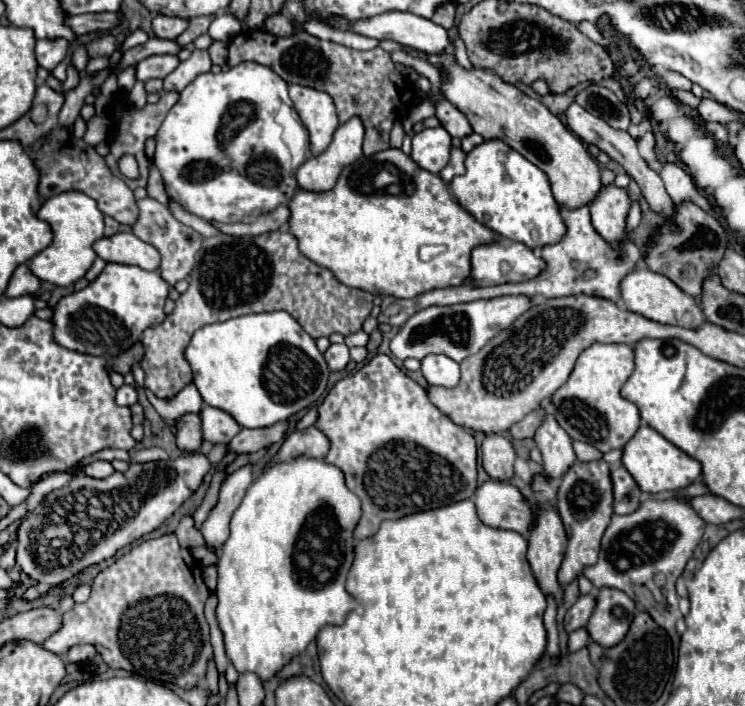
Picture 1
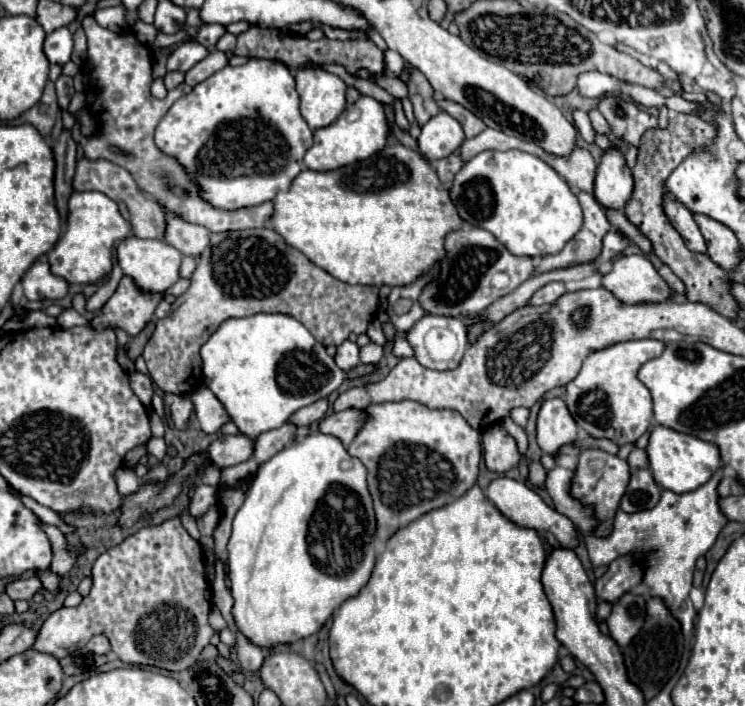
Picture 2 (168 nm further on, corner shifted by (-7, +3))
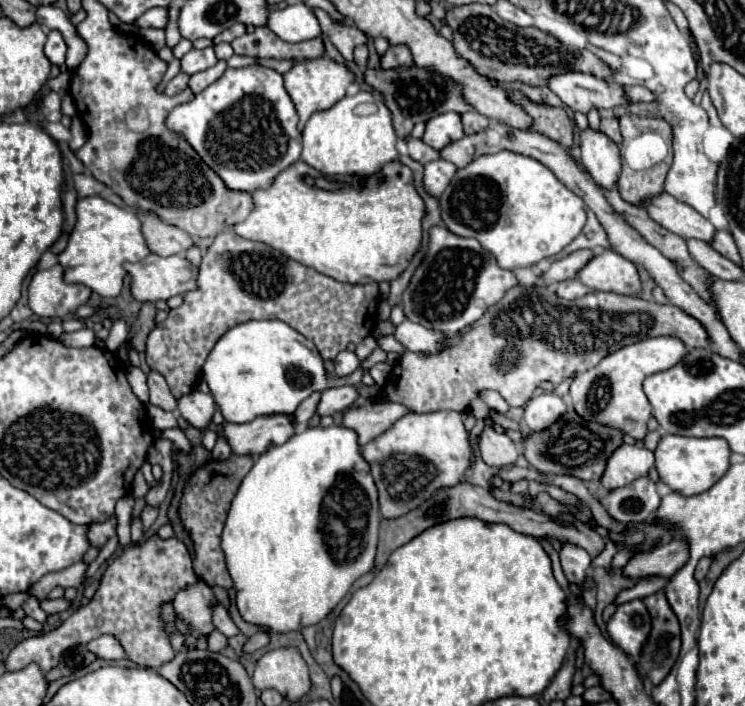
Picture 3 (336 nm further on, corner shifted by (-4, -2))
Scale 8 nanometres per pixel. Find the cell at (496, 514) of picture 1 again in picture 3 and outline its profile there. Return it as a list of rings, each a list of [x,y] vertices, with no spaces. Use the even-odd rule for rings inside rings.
[[[563,543],[559,555],[561,555],[561,567],[565,571],[567,581],[583,585],[591,563],[591,555],[585,549],[579,549],[577,545],[571,545],[571,543]]]

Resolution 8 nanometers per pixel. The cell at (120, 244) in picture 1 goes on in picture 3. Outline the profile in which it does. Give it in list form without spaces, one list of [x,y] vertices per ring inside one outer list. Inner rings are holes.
[[[149,253],[145,259],[137,263],[123,265],[131,275],[131,295],[139,301],[159,301],[169,299],[177,293],[185,293],[195,289],[195,271],[191,263],[181,255],[159,257]]]

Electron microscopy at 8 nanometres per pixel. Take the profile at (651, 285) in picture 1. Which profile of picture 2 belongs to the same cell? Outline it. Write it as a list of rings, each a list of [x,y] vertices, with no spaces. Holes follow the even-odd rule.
[[[642,254],[618,256],[612,262],[612,268],[602,274],[602,286],[626,304],[662,302],[670,296],[668,284]]]

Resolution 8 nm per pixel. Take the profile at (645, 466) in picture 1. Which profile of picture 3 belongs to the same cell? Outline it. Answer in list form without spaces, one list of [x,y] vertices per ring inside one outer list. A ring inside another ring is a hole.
[[[663,435],[655,449],[655,469],[659,479],[671,487],[671,491],[679,495],[699,495],[715,485],[725,471],[729,469],[729,445],[719,437],[711,439],[695,439],[695,437],[681,437],[681,435]]]

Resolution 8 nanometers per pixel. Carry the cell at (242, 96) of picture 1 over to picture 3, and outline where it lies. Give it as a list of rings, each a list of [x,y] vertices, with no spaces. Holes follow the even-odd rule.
[[[263,65],[227,69],[223,77],[197,93],[193,101],[177,105],[165,125],[181,135],[231,191],[253,193],[255,189],[267,189],[301,155],[297,111],[283,85],[283,75]],[[223,153],[231,159],[221,159]]]

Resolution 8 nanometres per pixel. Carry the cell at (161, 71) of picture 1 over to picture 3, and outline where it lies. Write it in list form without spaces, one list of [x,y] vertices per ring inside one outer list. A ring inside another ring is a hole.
[[[207,47],[203,51],[191,49],[179,61],[181,61],[181,71],[187,75],[193,75],[193,73],[199,73],[199,71],[213,67],[217,63],[217,57],[215,57],[213,47]]]

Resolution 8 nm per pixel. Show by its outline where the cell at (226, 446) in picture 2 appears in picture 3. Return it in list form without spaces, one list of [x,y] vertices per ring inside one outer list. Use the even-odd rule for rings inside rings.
[[[291,415],[257,417],[251,423],[223,425],[223,435],[233,453],[247,453],[253,457],[263,455],[271,445],[283,445],[295,433]]]

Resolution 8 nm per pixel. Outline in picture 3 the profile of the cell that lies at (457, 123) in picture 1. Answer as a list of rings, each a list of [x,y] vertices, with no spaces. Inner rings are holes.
[[[467,111],[461,115],[461,121],[463,121],[463,127],[465,127],[465,135],[473,135],[473,133],[479,133],[483,131],[487,125],[489,125],[489,119],[479,115],[477,111]]]

